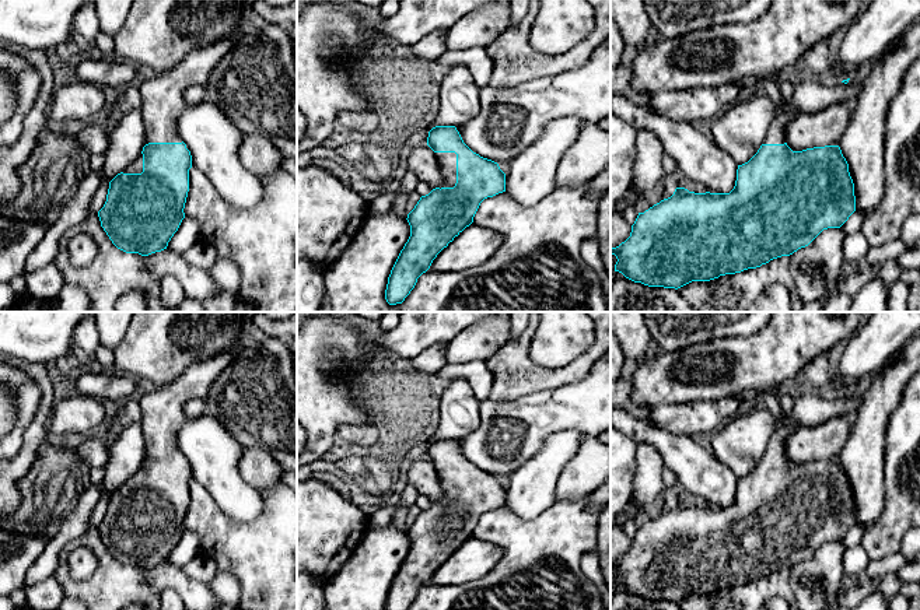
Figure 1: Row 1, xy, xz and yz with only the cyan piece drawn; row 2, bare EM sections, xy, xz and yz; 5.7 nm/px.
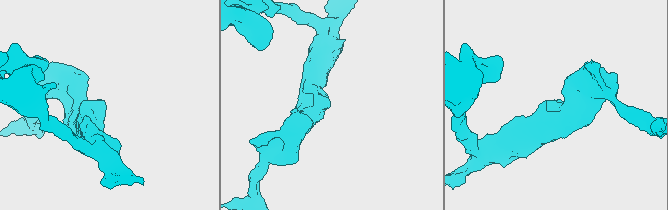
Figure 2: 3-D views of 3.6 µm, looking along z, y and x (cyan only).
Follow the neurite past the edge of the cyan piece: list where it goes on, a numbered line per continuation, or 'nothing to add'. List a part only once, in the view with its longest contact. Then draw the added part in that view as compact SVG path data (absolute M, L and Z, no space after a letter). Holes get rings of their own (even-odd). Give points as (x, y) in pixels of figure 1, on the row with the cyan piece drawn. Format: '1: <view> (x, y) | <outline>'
1: xz (447, 161) | M434 152L442 173L442 183L437 187L454 187L456 183L456 154L455 152Z

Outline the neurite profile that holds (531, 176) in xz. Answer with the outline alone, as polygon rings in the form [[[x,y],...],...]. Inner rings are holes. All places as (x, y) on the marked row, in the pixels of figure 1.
[[[578,116],[550,122],[536,141],[508,162],[506,192],[517,203],[531,207],[557,187],[559,164],[583,125]]]

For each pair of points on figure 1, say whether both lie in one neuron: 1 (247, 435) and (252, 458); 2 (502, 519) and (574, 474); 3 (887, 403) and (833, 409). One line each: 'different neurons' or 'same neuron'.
1: different neurons
2: different neurons
3: different neurons

